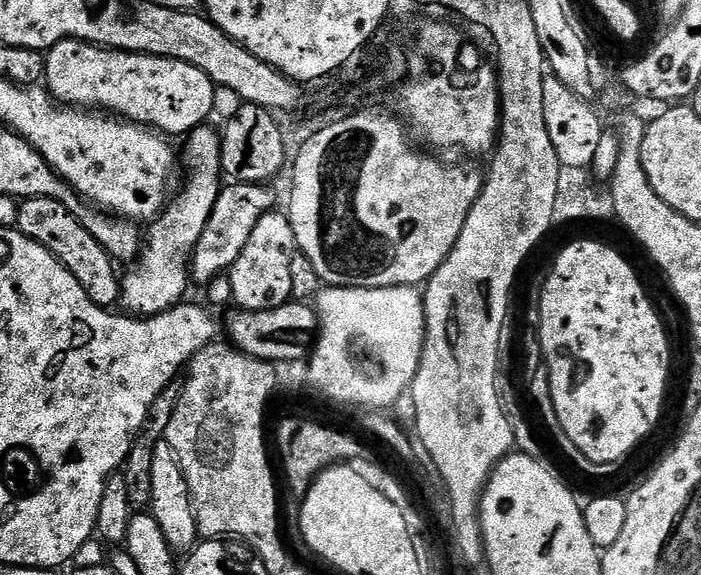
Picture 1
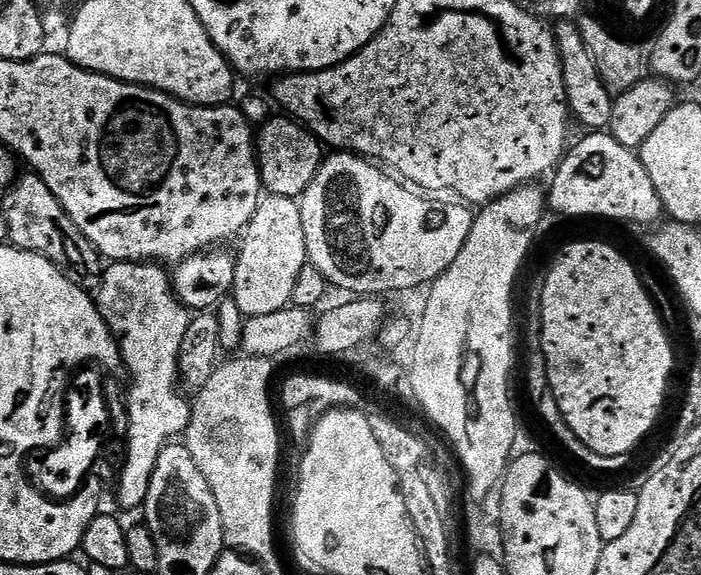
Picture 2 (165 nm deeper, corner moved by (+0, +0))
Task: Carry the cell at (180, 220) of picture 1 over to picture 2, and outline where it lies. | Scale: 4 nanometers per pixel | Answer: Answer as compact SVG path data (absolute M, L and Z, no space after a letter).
M156 262L109 263L94 296L96 307L120 348L123 367L128 367L132 375L132 389L128 392L128 440L116 496L122 507L136 510L144 507L158 454L165 444L183 437L192 417L191 403L183 400L185 397L178 387L179 351L190 312L173 292L169 273L160 268L163 267Z

